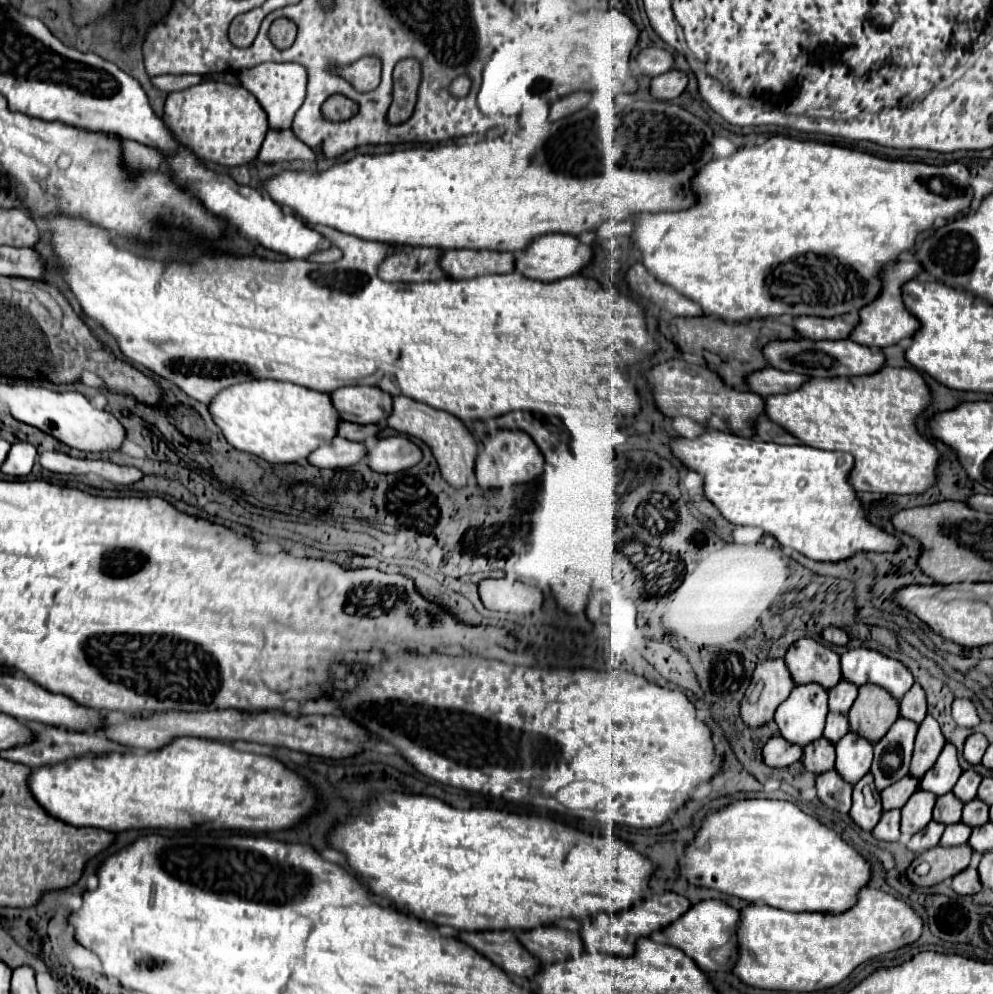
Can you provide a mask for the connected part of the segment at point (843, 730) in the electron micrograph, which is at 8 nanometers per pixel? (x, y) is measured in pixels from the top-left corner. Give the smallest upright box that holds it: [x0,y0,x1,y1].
[823,712,849,744]

